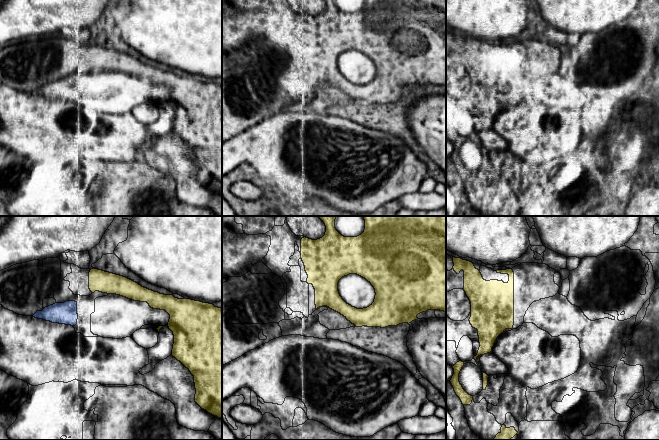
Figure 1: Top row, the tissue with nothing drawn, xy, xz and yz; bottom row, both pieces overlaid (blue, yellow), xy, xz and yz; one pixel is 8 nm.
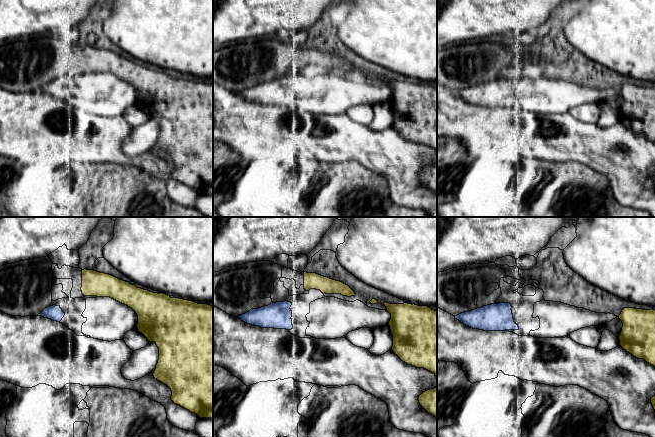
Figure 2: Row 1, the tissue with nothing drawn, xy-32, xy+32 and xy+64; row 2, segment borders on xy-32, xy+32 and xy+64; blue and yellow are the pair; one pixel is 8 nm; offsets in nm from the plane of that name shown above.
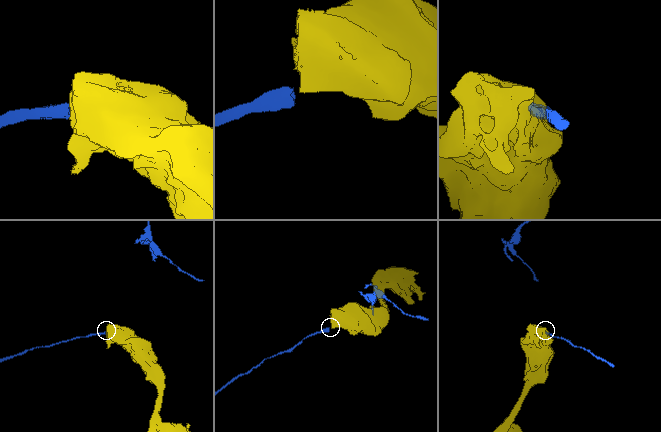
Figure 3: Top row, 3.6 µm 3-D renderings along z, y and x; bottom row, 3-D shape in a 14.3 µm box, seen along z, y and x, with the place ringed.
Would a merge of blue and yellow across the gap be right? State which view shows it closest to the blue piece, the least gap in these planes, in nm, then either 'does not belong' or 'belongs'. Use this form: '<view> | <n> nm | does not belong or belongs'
xy | 150 nm | does not belong

